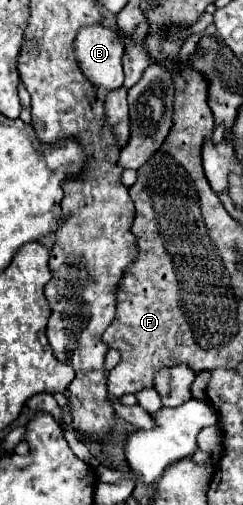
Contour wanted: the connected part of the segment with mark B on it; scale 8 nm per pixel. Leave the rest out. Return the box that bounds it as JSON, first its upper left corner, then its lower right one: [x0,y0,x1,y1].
[73,24,123,94]

